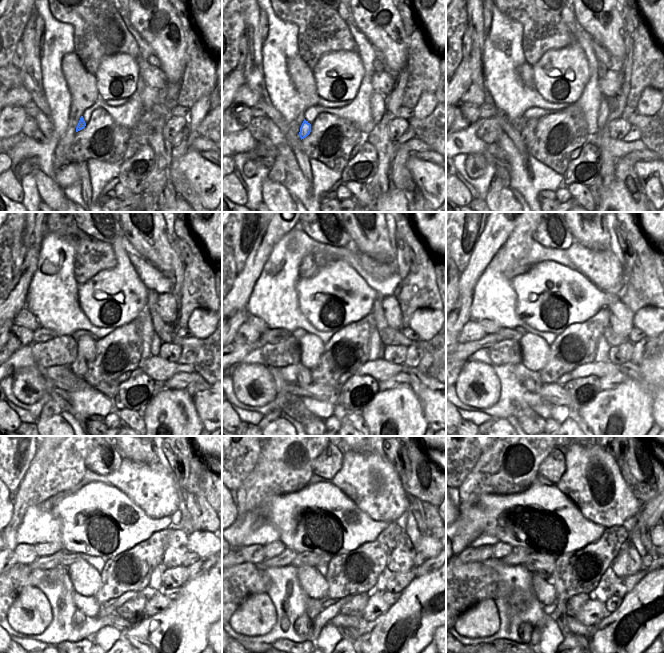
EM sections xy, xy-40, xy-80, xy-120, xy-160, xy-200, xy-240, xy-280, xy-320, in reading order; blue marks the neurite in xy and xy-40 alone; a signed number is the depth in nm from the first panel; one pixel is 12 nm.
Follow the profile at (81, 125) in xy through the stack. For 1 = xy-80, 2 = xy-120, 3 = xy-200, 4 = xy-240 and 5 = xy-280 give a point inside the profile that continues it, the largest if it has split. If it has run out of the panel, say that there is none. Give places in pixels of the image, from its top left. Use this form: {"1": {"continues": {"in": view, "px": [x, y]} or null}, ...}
{"1": {"continues": {"in": "xy-80", "px": [528, 134]}}, "2": {"continues": {"in": "xy-120", "px": [79, 367]}}, "3": {"continues": {"in": "xy-200", "px": [531, 380]}}, "4": {"continues": {"in": "xy-240", "px": [88, 606]}}, "5": {"continues": {"in": "xy-280", "px": [302, 625]}}}

